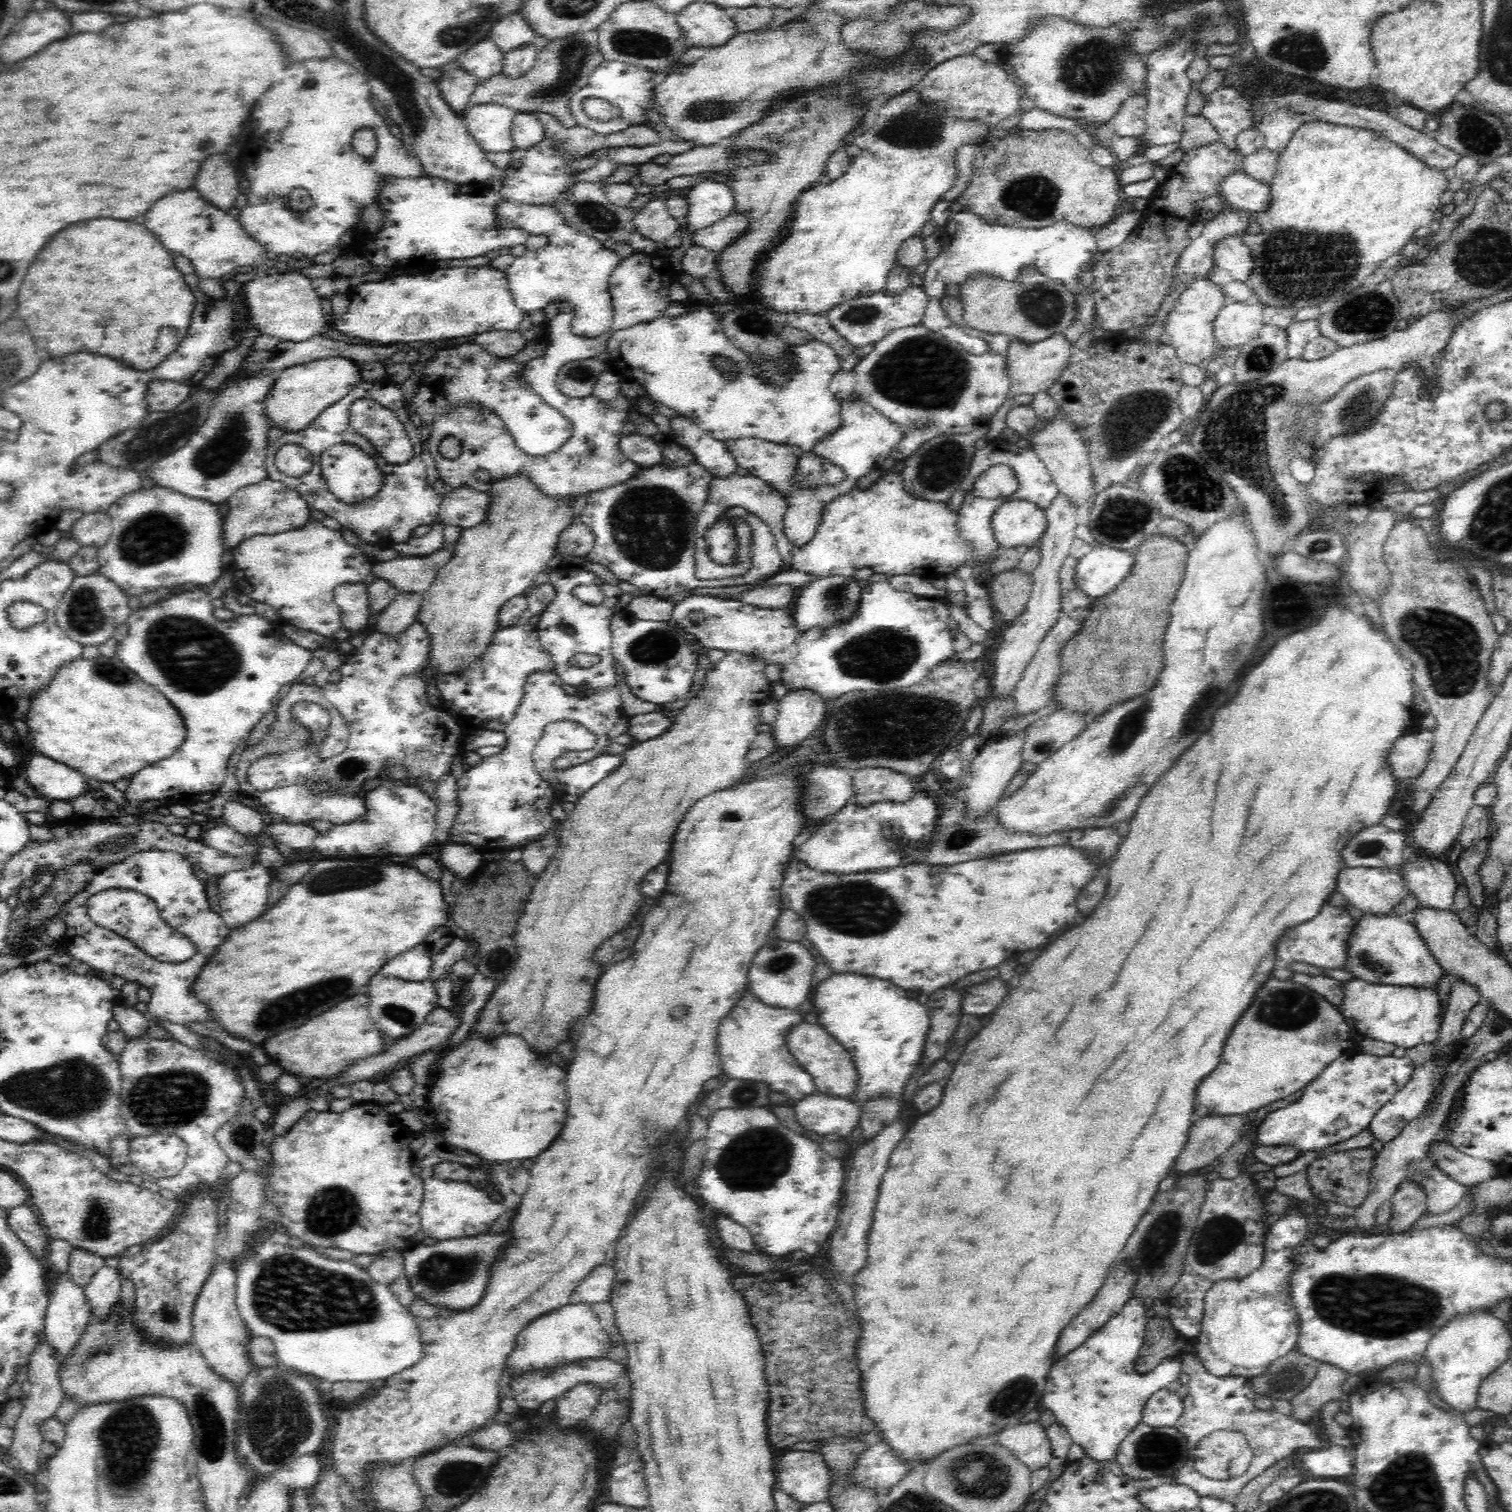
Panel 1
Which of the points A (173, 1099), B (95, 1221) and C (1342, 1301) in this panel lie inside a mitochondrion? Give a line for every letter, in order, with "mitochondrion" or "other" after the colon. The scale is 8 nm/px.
A: mitochondrion
B: mitochondrion
C: mitochondrion

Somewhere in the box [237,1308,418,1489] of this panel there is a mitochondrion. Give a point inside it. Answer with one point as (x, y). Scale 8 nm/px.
(278, 1426)

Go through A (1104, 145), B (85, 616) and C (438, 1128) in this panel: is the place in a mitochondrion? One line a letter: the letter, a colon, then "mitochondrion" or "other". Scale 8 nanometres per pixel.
A: other
B: mitochondrion
C: other

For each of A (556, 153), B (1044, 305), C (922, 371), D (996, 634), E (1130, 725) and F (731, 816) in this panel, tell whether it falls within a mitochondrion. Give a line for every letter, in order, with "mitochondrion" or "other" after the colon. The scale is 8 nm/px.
A: other
B: mitochondrion
C: mitochondrion
D: other
E: mitochondrion
F: other

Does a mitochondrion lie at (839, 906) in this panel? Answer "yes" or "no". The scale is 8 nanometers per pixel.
yes

